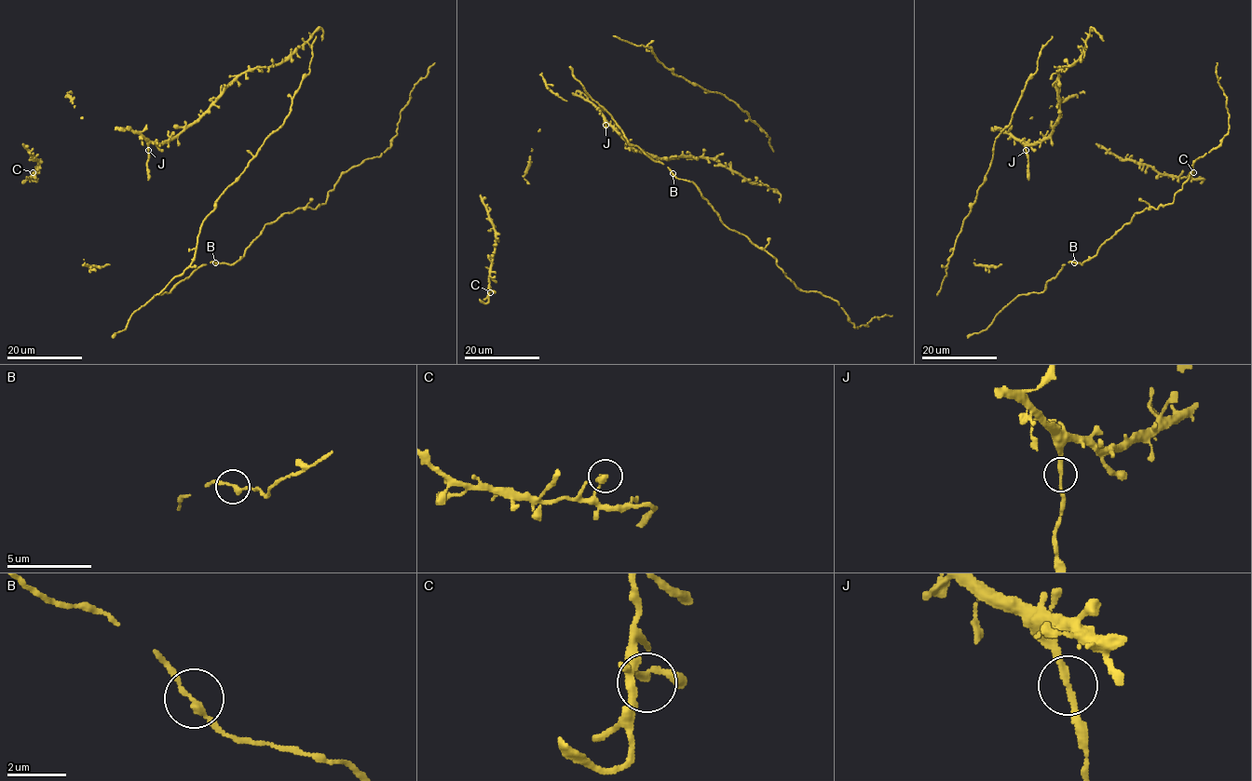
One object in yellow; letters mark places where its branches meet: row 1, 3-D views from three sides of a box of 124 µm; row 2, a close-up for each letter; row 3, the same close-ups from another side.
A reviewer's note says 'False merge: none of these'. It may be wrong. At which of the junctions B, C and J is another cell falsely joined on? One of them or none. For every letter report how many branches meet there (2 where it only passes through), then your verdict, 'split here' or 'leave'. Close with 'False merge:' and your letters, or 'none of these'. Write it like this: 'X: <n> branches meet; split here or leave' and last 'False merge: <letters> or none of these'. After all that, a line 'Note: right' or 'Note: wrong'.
B: 2 branches meet; leave
C: 2 branches meet; leave
J: 2 branches meet; split here
False merge: J
Note: wrong

